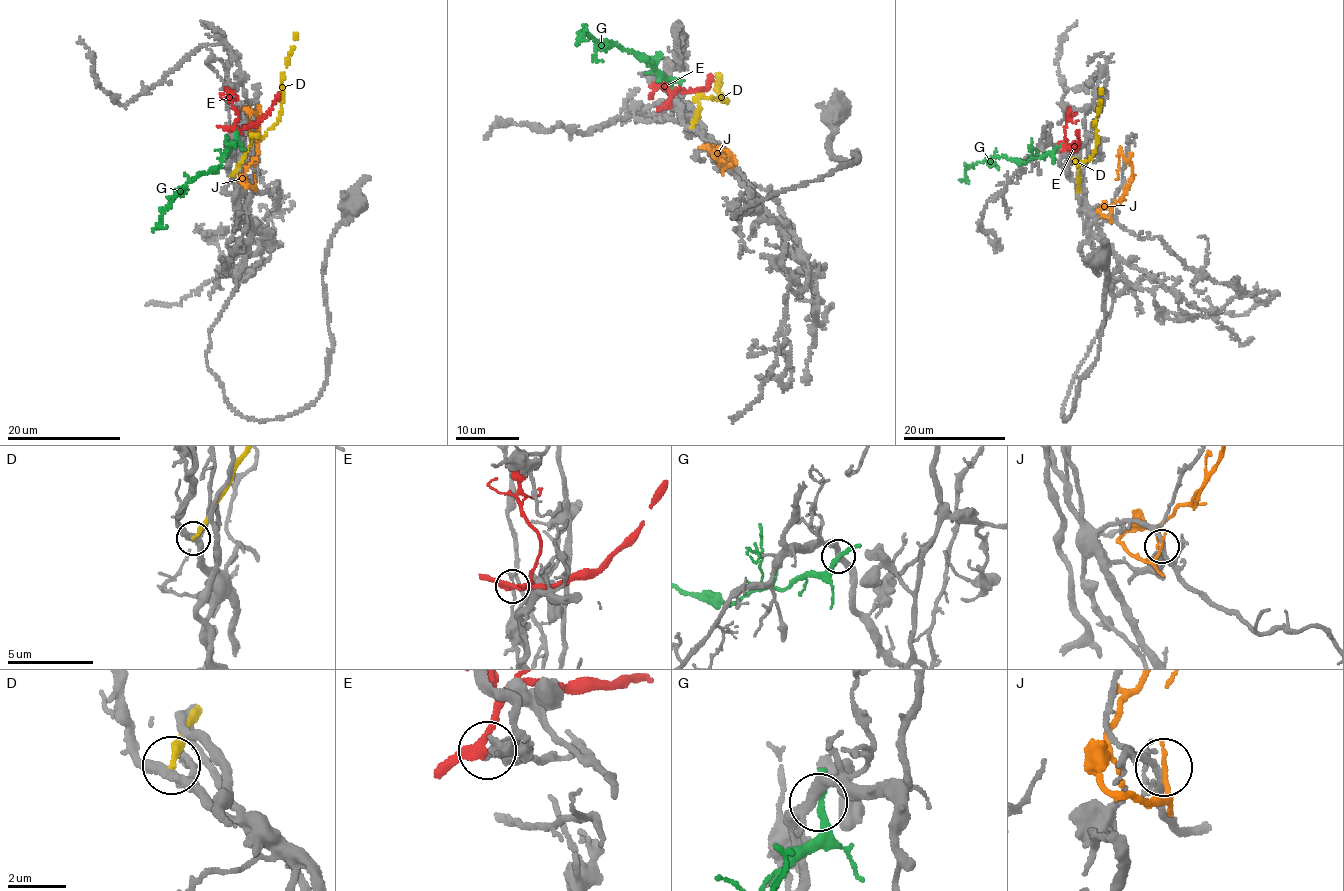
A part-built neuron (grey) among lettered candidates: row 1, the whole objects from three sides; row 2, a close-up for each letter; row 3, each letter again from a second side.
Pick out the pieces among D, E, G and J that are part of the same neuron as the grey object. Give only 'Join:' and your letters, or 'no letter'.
Join: no letter

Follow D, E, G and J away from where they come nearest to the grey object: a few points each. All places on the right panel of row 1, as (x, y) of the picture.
D: (1078, 191), (1078, 163), (1075, 160), (1078, 165), (1090, 158), (1096, 145), (1095, 120), (1100, 88)
E: (1073, 146), (1066, 147), (1072, 150), (1078, 142), (1077, 131)
G: (1055, 148), (1024, 163), (1000, 156), (987, 157), (966, 169), (968, 184)
J: (1111, 213), (1104, 216), (1099, 210), (1119, 200), (1131, 178), (1131, 164), (1120, 153), (1116, 178)

